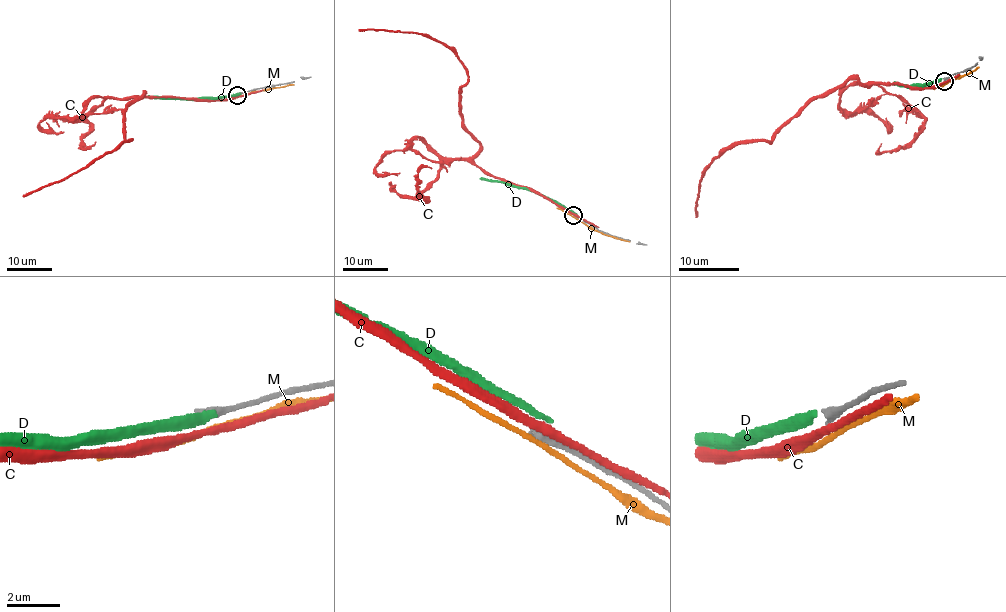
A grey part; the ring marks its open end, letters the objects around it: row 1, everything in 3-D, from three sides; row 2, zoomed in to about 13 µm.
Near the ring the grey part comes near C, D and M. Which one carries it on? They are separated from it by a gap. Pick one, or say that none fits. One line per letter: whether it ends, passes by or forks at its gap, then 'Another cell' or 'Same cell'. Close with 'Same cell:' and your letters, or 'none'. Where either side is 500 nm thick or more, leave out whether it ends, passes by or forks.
C: It passes by. Another cell
D: It ends there. Another cell
M: It passes by. Another cell
Same cell: none

